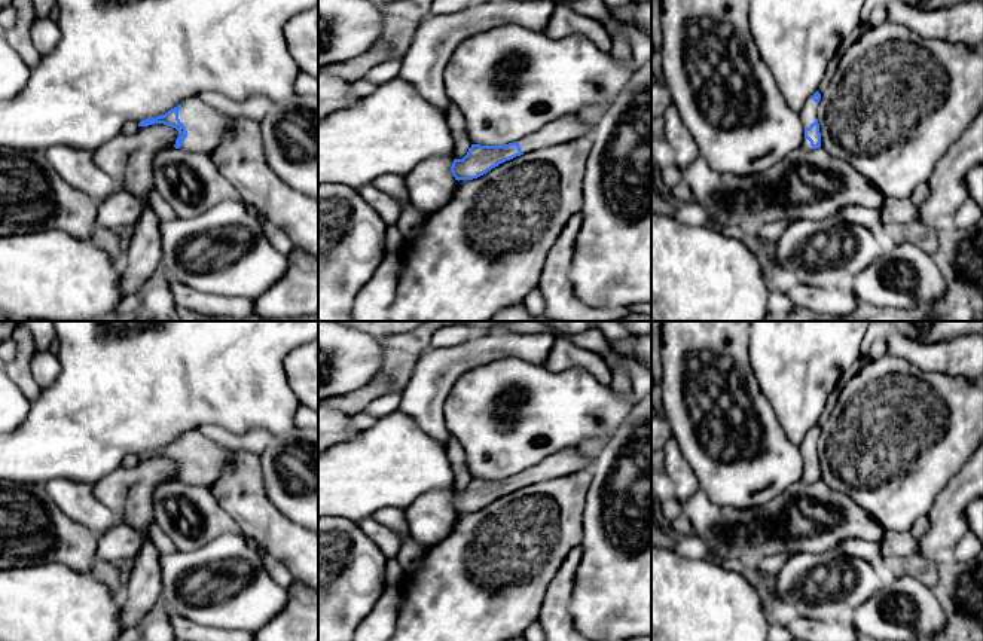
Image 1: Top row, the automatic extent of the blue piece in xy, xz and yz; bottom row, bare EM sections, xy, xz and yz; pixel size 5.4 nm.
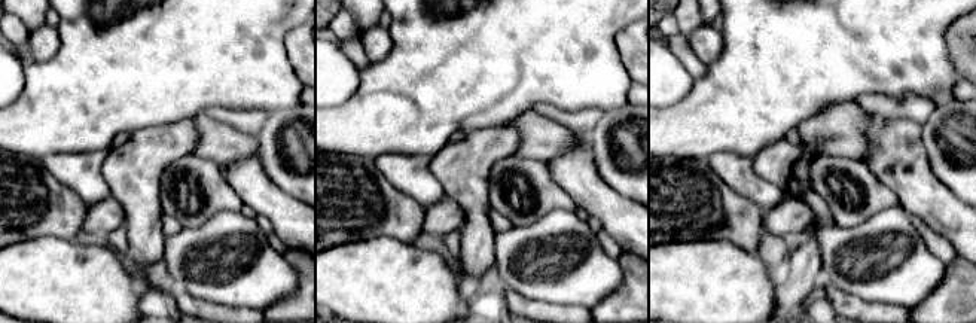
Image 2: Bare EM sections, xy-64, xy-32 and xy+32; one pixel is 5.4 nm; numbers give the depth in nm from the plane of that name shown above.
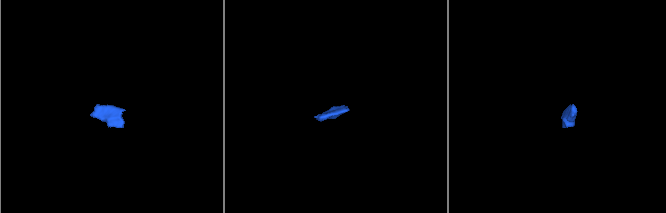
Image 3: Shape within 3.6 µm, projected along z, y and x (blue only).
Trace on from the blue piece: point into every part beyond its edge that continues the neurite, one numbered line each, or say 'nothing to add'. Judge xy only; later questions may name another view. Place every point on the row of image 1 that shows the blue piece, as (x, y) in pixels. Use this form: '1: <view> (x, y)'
1: xy (205, 127)

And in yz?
1: yz (808, 115)

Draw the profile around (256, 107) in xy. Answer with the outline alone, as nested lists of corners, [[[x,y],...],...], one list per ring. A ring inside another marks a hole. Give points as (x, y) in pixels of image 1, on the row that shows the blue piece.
[[[201,92],[198,98],[208,107],[226,115],[228,117],[245,117],[260,122],[271,109],[272,101],[266,97],[253,97],[248,100],[232,100],[219,92]]]

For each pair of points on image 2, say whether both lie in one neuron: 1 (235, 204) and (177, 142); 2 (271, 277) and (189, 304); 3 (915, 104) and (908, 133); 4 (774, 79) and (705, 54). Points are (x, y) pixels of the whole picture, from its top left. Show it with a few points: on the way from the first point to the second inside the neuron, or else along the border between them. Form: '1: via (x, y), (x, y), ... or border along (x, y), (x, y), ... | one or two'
1: border along (192, 155), (177, 158), (162, 177) | two
2: border along (176, 288), (203, 299), (235, 307) | two
3: border along (877, 115), (912, 119), (920, 125) | two
4: border along (723, 33), (723, 49), (707, 66) | two

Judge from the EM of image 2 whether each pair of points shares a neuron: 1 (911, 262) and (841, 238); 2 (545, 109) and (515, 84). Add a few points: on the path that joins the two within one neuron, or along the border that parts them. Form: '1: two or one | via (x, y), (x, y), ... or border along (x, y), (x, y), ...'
1: one | via (883, 280), (850, 285), (830, 267)
2: two | border along (533, 106), (551, 103), (572, 110)

